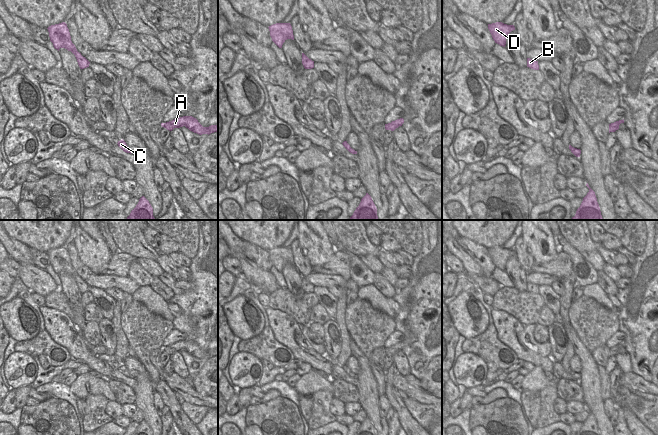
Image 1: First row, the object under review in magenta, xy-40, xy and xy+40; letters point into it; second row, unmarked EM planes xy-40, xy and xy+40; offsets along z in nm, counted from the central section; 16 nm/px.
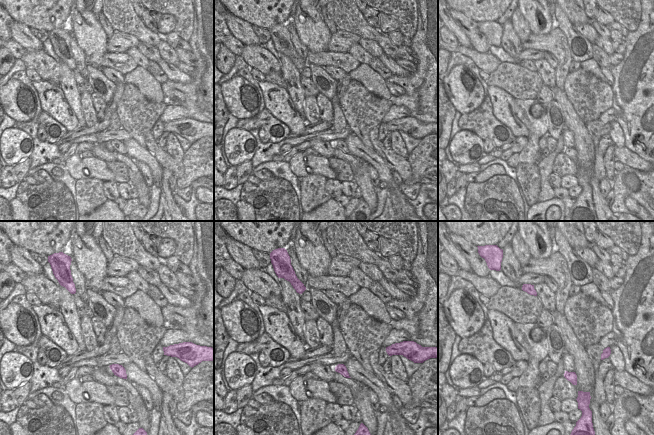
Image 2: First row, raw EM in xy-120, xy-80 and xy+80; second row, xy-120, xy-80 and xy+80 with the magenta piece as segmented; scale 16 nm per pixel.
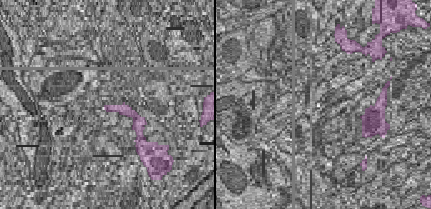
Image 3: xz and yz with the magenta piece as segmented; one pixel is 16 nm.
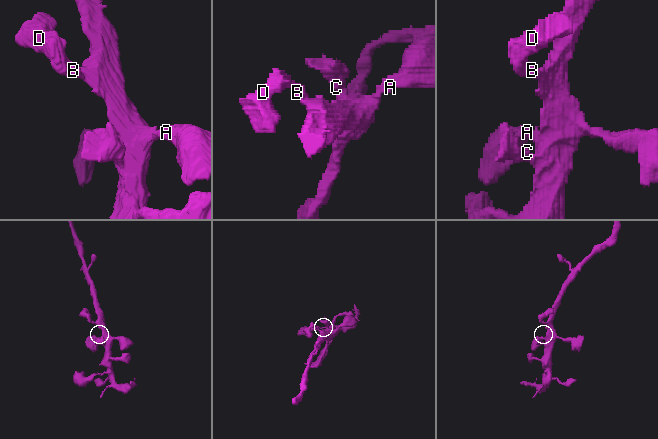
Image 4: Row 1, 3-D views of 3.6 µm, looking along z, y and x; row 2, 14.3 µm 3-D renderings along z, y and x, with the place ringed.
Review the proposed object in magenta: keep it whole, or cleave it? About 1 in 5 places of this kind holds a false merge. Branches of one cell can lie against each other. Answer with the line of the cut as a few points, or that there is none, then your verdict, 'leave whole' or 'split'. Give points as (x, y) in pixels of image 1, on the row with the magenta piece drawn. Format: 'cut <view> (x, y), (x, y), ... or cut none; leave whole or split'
cut none; leave whole

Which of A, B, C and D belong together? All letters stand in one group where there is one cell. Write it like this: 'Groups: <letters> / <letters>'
Groups: A B C D.

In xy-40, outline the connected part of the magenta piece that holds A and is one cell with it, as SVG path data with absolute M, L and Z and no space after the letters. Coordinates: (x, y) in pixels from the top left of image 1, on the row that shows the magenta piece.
M183 116L178 117L172 121L161 123L161 126L166 128L169 131L172 131L174 128L180 128L185 126L190 131L197 133L199 135L202 134L211 134L214 132L218 132L218 125L211 125L209 127L203 127L196 118L192 116Z

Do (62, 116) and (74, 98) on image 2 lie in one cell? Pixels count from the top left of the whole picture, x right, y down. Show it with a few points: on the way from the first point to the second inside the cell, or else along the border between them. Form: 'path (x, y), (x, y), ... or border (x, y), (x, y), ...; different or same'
border (58, 85), (77, 119), (78, 126); different

